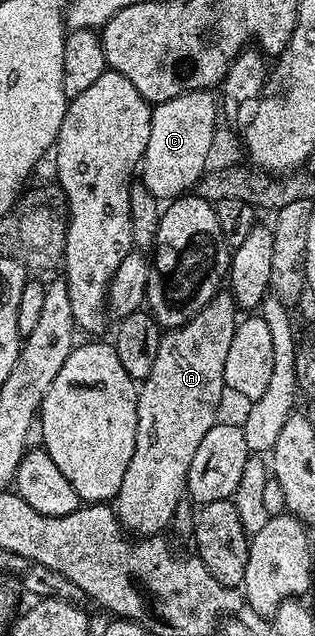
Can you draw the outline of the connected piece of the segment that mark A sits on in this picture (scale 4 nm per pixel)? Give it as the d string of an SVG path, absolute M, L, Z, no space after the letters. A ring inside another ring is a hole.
M222 291L186 325L170 329L162 336L151 375L139 385L135 455L127 463L123 487L119 487L115 498L117 520L130 534L157 535L174 524L191 459L203 435L219 421L217 408L221 396L227 393L224 381L227 351L238 322L239 310L233 294Z

